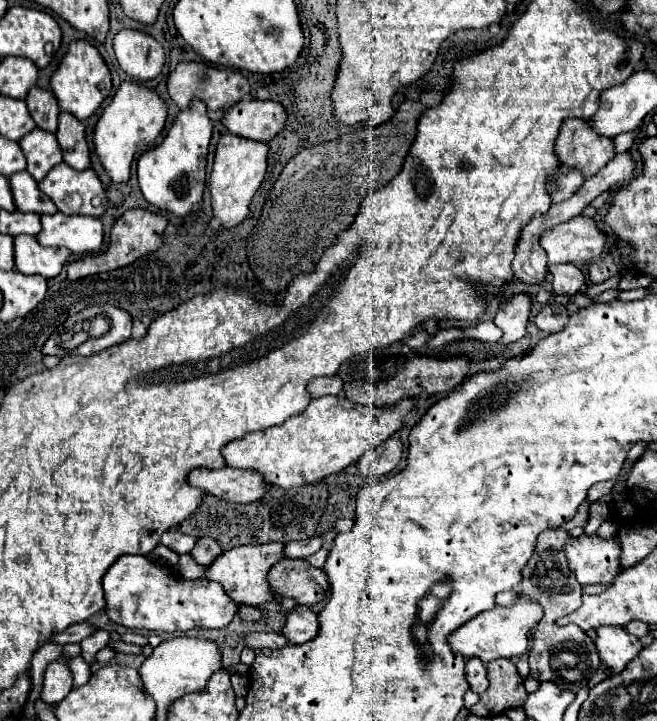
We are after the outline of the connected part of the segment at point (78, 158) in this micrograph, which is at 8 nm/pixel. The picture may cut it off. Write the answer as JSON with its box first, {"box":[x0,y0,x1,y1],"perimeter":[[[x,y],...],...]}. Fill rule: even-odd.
{"box":[55,112,91,170],"perimeter":[[[61,112],[59,128],[55,134],[63,148],[63,162],[75,170],[87,170],[91,166],[91,152],[85,136],[85,126],[73,114]]]}

